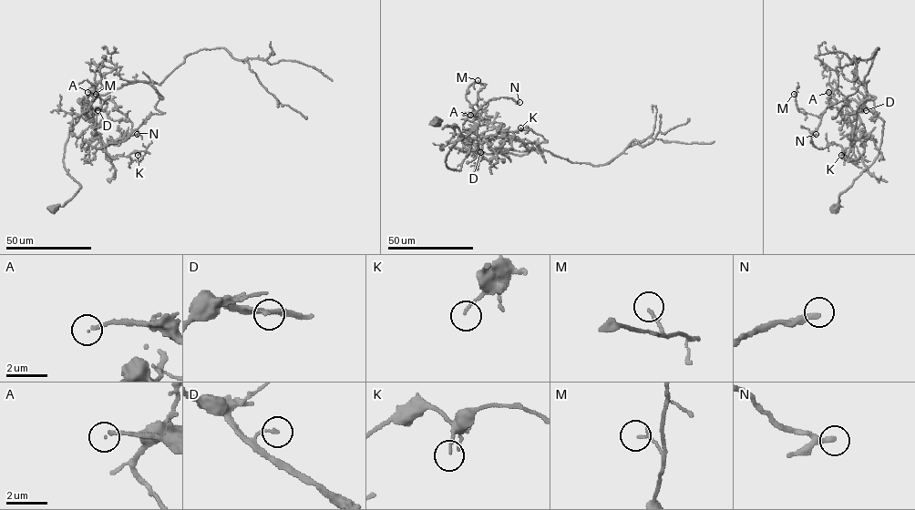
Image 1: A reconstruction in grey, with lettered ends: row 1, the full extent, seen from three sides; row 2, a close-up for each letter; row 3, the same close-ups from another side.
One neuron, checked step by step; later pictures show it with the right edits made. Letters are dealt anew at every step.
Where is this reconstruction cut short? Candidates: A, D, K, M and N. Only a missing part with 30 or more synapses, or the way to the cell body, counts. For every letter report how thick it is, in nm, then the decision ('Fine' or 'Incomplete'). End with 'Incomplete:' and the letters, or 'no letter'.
A: Thickness 160 nm. Incomplete
D: Thickness 130 nm. Fine
K: Thickness 110 nm. Fine
M: Thickness 140 nm. Fine
N: Thickness 200 nm. Incomplete
Incomplete: A, N

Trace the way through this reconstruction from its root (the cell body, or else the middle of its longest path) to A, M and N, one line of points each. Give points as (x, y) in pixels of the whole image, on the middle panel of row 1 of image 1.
A: (437, 121), (463, 137), (446, 157), (459, 170), (469, 153), (460, 137), (479, 121), (470, 115)
M: (437, 121), (463, 137), (446, 157), (459, 170), (469, 153), (460, 137), (479, 121), (466, 97), (478, 80)
N: (437, 121), (463, 137), (446, 157), (459, 170), (460, 137), (478, 142), (467, 118), (494, 98), (519, 102)

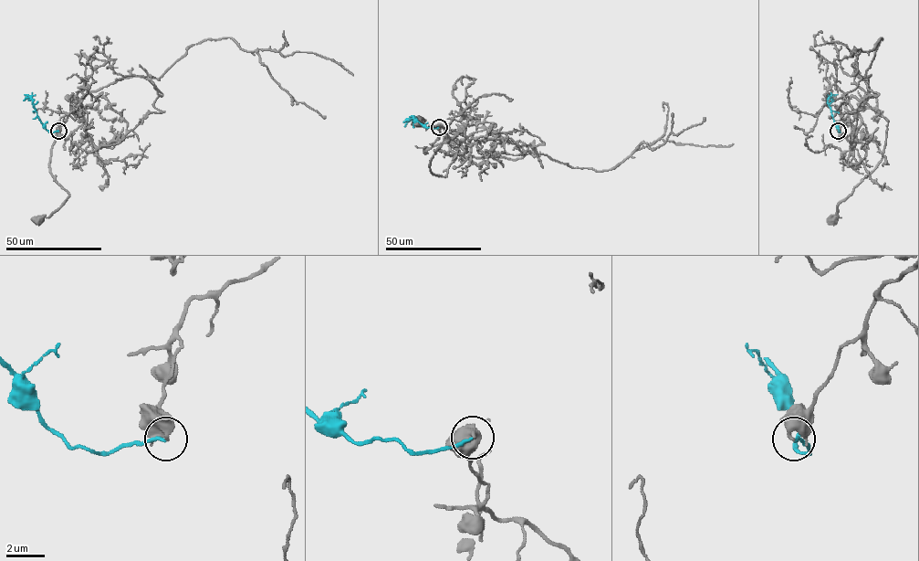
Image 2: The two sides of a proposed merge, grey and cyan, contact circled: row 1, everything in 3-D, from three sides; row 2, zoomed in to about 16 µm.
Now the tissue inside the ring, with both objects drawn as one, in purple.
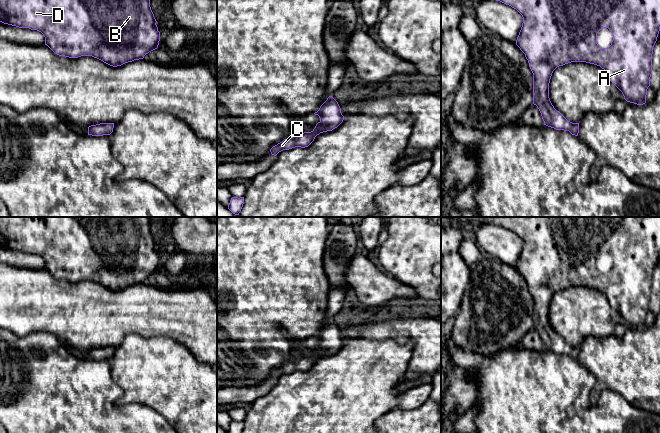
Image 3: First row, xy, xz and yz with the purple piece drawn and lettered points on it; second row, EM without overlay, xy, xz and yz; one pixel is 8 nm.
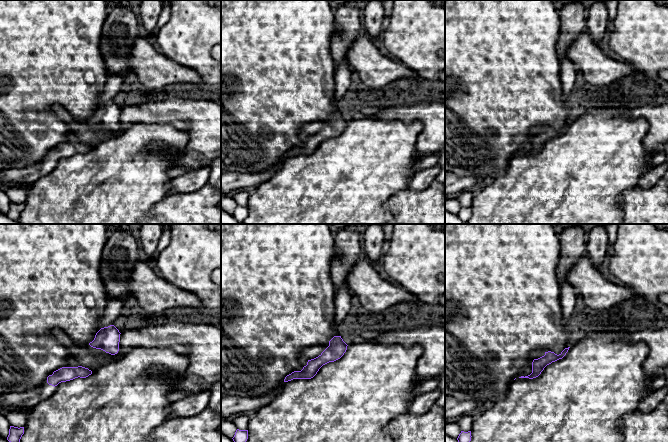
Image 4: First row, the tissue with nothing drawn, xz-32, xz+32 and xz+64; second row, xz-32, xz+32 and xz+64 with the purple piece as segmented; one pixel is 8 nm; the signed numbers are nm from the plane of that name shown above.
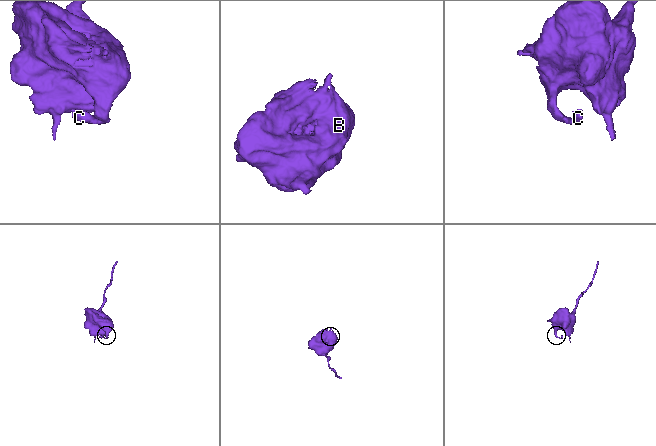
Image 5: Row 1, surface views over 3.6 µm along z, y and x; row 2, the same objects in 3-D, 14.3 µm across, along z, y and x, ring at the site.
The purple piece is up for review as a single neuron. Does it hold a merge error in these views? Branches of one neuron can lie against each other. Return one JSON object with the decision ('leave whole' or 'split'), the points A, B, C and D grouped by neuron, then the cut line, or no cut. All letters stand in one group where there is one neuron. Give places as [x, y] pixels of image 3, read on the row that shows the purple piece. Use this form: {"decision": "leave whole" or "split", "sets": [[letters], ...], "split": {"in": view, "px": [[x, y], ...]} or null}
{"decision": "leave whole", "sets": [["A", "B", "C", "D"]], "split": null}

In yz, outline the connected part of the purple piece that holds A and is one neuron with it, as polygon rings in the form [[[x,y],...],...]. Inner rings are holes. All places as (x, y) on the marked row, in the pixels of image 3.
[[[496,0],[516,9],[523,17],[523,23],[519,35],[516,40],[516,45],[525,54],[528,60],[529,67],[533,73],[533,104],[539,109],[544,125],[554,128],[556,130],[569,131],[572,135],[578,136],[579,123],[572,123],[568,121],[559,111],[557,111],[552,105],[549,98],[549,83],[553,71],[565,64],[571,62],[586,62],[600,66],[607,73],[610,81],[622,92],[624,99],[627,102],[637,105],[643,105],[646,103],[647,89],[650,86],[650,77],[652,74],[652,54],[653,47],[657,41],[657,37],[660,31],[660,0]],[[602,28],[608,28],[613,36],[611,45],[607,48],[601,48],[597,44],[597,33]]]

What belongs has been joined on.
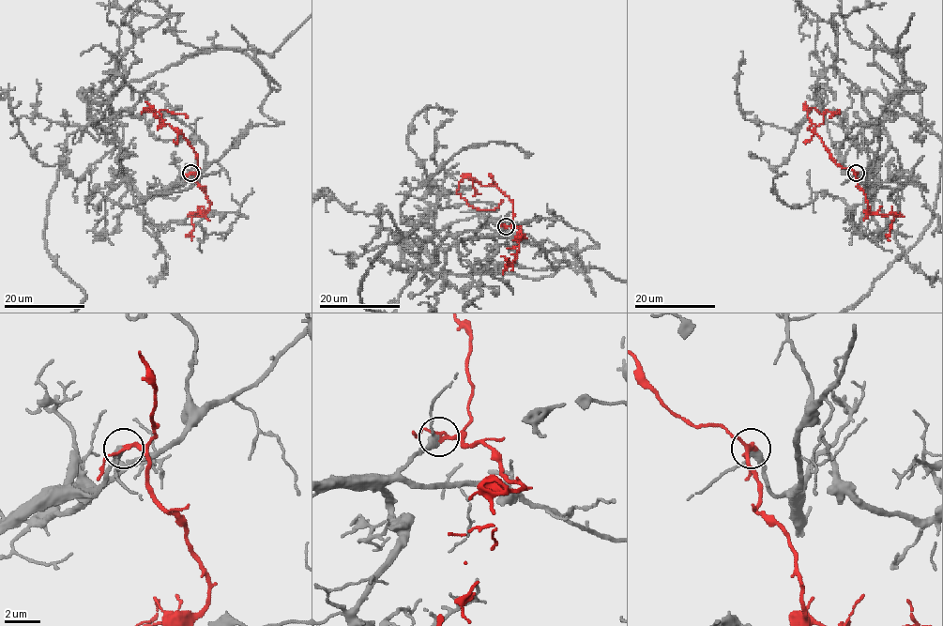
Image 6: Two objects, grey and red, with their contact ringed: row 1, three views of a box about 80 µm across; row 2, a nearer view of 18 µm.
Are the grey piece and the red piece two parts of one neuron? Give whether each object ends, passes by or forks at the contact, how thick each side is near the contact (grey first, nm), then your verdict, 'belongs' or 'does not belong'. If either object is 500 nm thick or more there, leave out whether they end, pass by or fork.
grey passes by; red passes by; 320 nm thick on the grey side, 200 nm on the other; belongs

